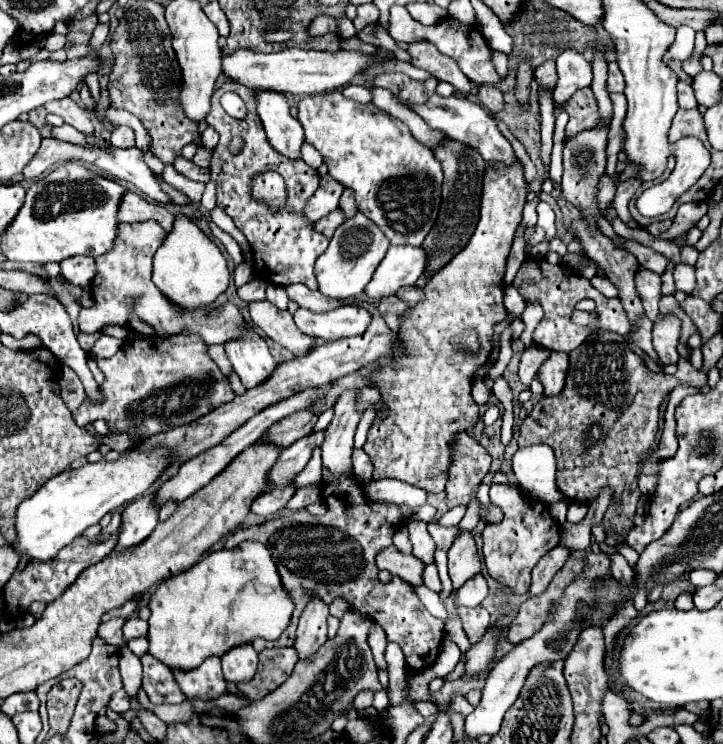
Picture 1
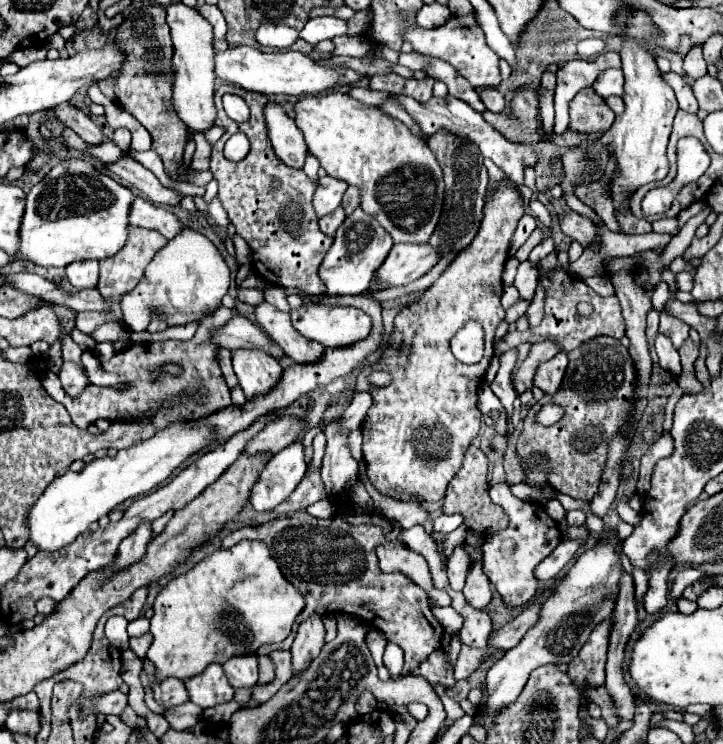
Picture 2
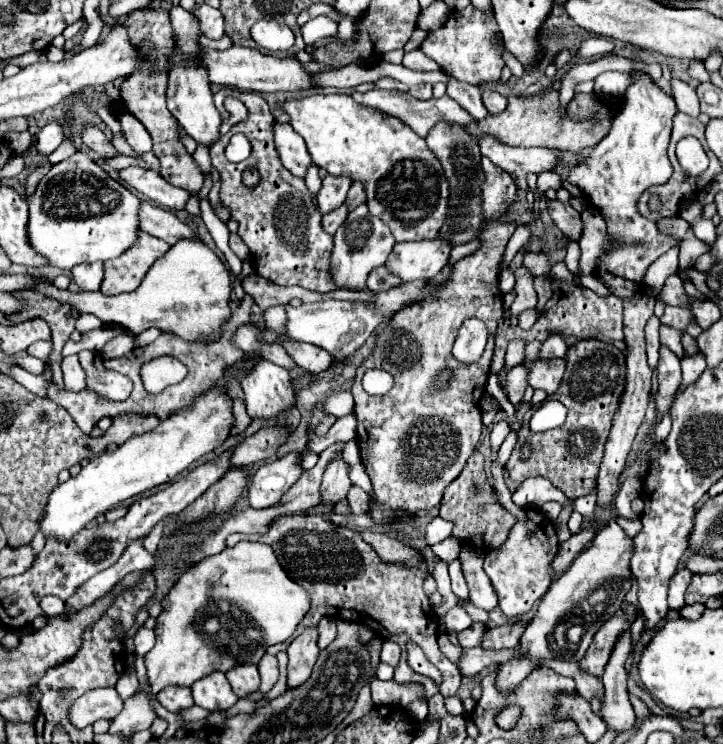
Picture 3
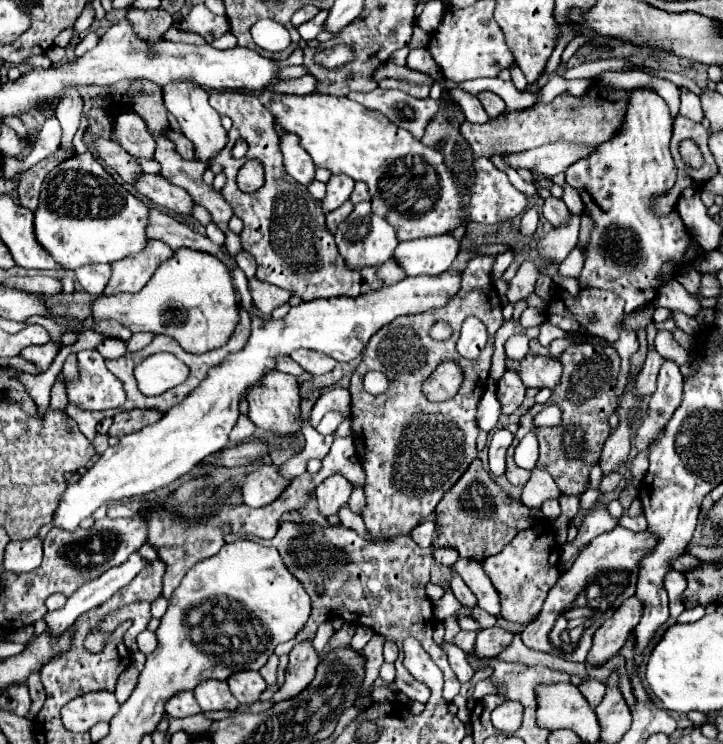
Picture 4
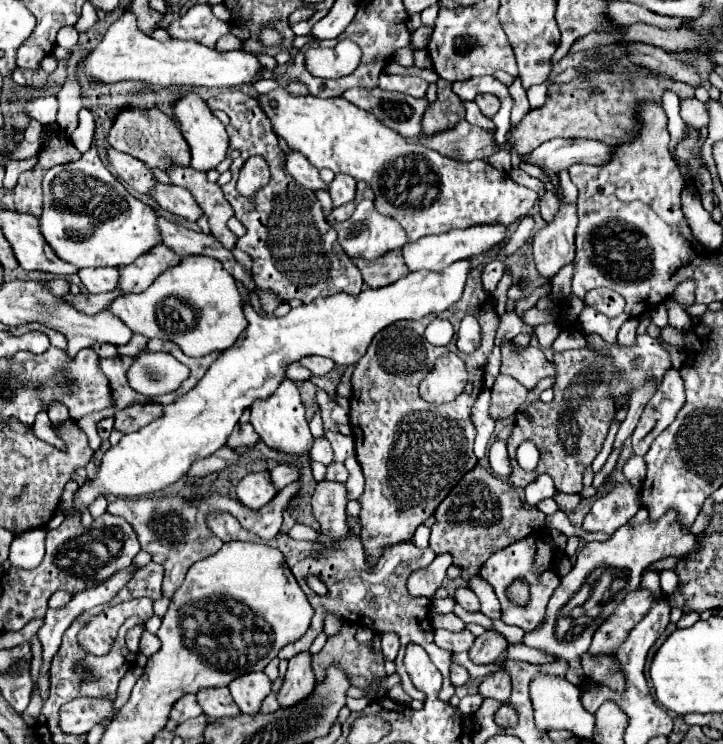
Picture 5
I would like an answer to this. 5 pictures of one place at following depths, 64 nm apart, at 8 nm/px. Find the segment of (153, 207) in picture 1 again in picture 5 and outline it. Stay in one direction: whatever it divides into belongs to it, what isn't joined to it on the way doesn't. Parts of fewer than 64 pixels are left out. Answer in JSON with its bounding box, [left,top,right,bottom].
[158,218,254,290]

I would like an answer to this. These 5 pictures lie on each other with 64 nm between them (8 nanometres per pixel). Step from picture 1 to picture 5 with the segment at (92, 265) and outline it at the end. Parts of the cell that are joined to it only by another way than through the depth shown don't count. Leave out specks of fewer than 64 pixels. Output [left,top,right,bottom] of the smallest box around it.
[78,268,120,294]

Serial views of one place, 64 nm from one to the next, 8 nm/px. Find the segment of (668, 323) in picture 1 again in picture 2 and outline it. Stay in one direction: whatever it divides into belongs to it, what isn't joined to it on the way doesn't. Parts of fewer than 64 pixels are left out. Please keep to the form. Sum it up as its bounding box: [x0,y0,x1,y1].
[656,334,682,378]

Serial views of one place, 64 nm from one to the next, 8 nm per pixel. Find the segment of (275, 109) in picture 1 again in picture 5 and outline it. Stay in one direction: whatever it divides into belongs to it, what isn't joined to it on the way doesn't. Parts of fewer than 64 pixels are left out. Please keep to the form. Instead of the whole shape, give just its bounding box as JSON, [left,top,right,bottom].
[286,150,328,192]

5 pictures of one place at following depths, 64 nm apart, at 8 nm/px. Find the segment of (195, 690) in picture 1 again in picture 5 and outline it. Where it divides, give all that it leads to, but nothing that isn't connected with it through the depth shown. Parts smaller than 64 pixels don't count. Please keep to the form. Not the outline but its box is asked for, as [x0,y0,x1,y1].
[196,688,240,720]

